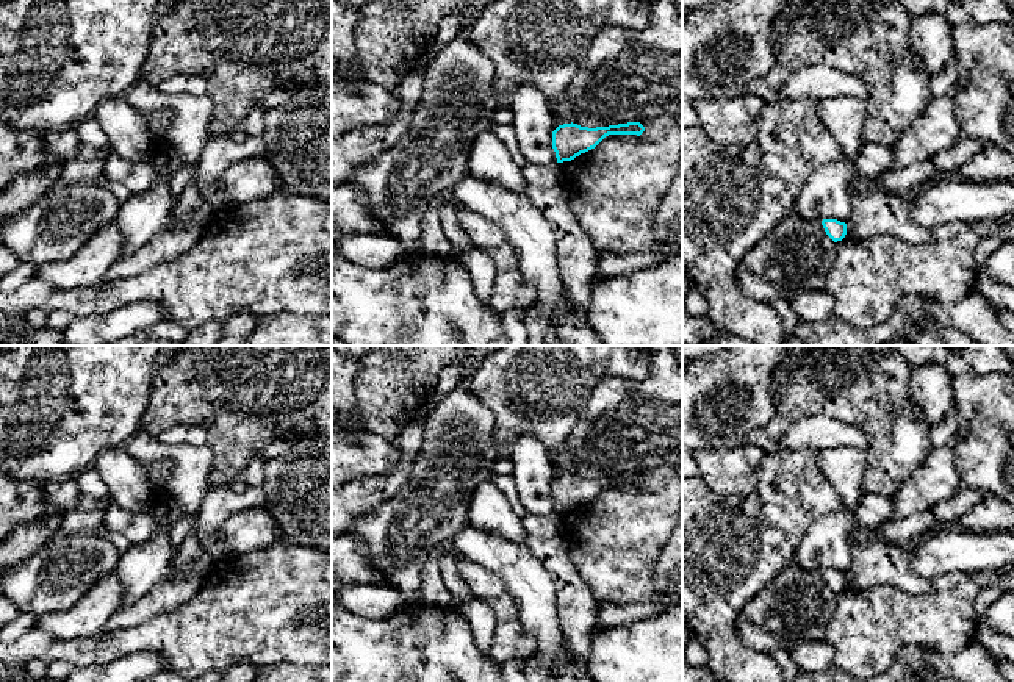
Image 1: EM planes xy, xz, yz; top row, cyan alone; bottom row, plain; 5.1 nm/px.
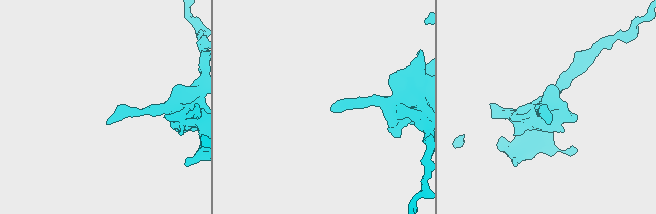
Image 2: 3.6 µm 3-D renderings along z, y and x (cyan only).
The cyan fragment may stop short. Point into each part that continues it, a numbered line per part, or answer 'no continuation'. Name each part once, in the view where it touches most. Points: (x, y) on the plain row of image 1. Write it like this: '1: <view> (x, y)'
no continuation

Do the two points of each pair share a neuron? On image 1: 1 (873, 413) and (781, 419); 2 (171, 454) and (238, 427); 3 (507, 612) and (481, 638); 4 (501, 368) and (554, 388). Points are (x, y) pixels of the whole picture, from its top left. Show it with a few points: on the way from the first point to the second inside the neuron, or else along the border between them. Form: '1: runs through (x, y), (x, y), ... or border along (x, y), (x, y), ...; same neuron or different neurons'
1: runs through (850, 404), (805, 404); same neuron
2: border along (205, 445), (212, 451), (208, 480); different neurons
3: border along (474, 596), (495, 618), (490, 654); different neurons
4: runs through (514, 380), (542, 384); same neuron

